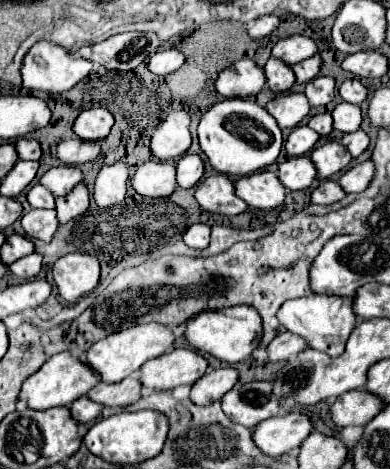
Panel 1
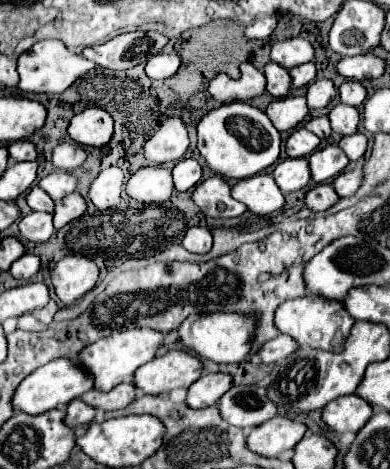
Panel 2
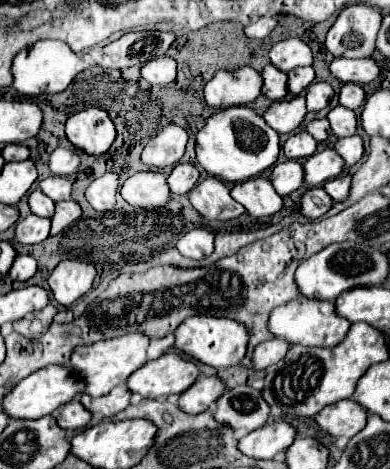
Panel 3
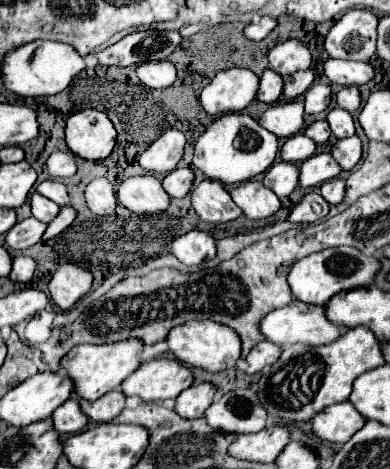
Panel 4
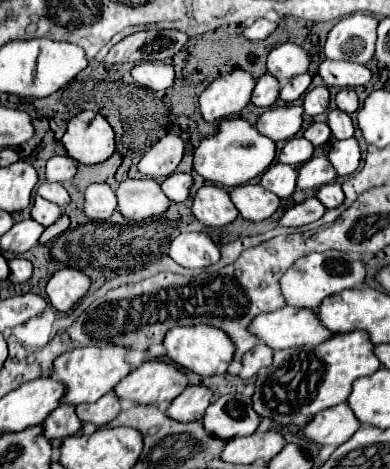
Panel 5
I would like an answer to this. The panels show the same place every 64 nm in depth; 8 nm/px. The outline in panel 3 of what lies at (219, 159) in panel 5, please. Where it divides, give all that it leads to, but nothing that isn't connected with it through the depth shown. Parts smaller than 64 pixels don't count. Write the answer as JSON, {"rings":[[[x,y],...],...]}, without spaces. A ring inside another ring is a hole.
{"rings":[[[236,106],[236,108],[226,108],[216,112],[206,120],[204,128],[196,136],[196,166],[224,182],[236,184],[254,178],[262,174],[266,168],[270,168],[276,162],[276,158],[278,158],[278,134],[272,128],[268,128],[268,124],[264,124],[262,116],[258,116],[254,110],[246,106]]]}

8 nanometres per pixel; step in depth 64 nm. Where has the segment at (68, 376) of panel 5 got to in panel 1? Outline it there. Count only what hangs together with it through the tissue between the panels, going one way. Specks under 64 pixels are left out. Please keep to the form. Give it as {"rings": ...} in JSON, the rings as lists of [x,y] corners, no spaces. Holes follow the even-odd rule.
{"rings":[[[138,324],[120,332],[114,332],[98,342],[94,342],[88,350],[86,350],[86,364],[90,368],[94,368],[94,372],[100,374],[100,380],[106,384],[114,384],[120,382],[124,378],[128,378],[130,374],[134,374],[144,362],[164,354],[166,350],[172,348],[174,342],[174,334],[170,328],[164,328],[162,324]]]}

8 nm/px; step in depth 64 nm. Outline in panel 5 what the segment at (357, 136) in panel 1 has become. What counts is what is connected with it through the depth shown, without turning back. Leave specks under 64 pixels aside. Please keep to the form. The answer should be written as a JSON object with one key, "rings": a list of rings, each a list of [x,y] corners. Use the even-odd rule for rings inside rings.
{"rings":[[[356,138],[348,140],[334,140],[332,148],[328,152],[328,160],[332,162],[338,176],[350,176],[356,172],[360,164],[360,146]]]}

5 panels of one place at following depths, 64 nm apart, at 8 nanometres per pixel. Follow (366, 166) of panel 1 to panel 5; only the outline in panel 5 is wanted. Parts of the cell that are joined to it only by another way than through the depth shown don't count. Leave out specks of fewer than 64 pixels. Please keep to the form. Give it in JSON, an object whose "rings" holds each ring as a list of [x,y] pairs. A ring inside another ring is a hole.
{"rings":[[[332,182],[332,184],[326,184],[324,188],[320,188],[316,198],[324,204],[324,208],[332,210],[344,202],[344,192],[342,192],[342,186],[338,182]]]}

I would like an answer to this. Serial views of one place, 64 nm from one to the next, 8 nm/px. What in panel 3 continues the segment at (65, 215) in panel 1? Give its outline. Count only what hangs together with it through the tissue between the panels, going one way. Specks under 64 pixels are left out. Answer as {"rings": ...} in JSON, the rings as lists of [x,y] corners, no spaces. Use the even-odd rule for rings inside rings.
{"rings":[[[74,200],[68,202],[60,202],[56,204],[56,214],[52,216],[52,228],[50,228],[50,236],[62,232],[68,224],[72,224],[74,220],[78,220],[82,214],[80,206]]]}

